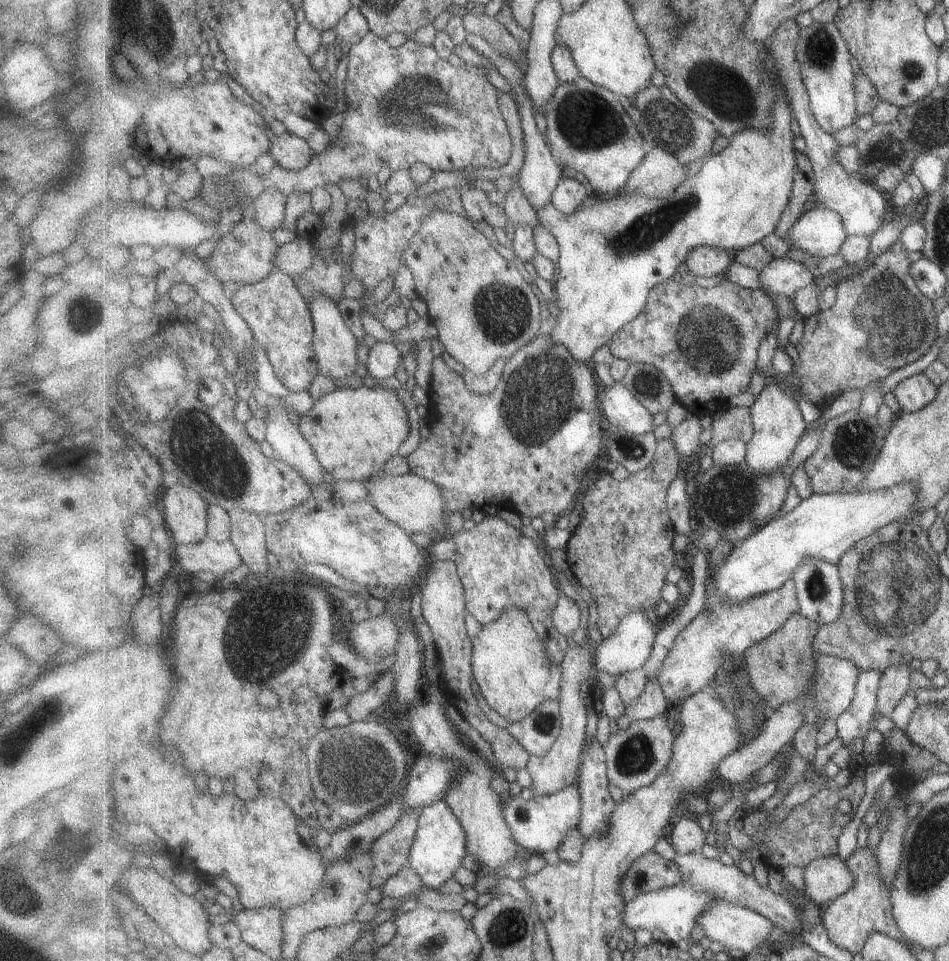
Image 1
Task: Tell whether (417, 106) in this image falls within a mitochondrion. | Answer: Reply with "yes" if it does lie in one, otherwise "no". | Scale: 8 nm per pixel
yes

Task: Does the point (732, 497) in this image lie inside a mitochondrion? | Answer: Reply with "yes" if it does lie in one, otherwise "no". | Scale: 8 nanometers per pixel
yes

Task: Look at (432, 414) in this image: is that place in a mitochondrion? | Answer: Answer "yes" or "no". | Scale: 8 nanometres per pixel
no

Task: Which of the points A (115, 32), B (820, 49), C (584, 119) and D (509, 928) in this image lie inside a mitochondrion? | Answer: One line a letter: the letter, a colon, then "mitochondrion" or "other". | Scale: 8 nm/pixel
A: other
B: mitochondrion
C: mitochondrion
D: mitochondrion

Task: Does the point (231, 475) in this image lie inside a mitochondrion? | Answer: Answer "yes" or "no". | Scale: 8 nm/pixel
yes

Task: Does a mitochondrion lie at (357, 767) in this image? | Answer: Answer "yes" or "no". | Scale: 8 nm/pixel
yes

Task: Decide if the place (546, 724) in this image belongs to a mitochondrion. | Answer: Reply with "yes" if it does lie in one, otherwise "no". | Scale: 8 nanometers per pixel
yes

